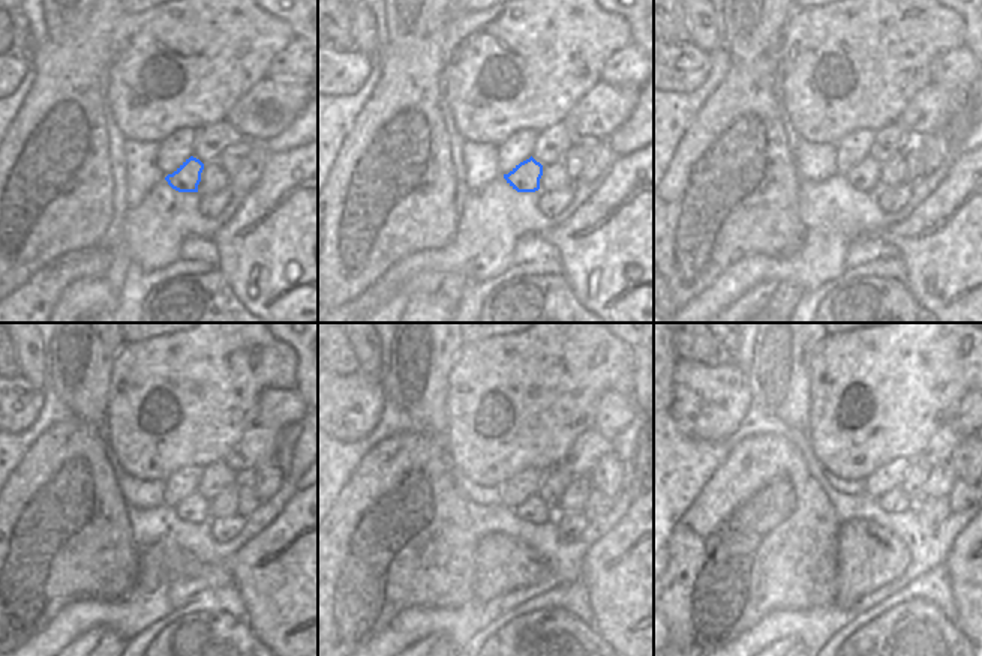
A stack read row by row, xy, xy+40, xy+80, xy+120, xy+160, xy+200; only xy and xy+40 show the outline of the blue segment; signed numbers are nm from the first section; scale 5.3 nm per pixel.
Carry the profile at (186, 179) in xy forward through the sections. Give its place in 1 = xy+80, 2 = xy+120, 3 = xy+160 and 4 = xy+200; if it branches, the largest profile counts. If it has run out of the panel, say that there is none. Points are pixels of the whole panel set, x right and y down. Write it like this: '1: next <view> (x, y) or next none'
1: next xy+80 (864, 176)
2: next xy+120 (195, 508)
3: next xy+160 (532, 509)
4: next xy+200 (894, 502)

